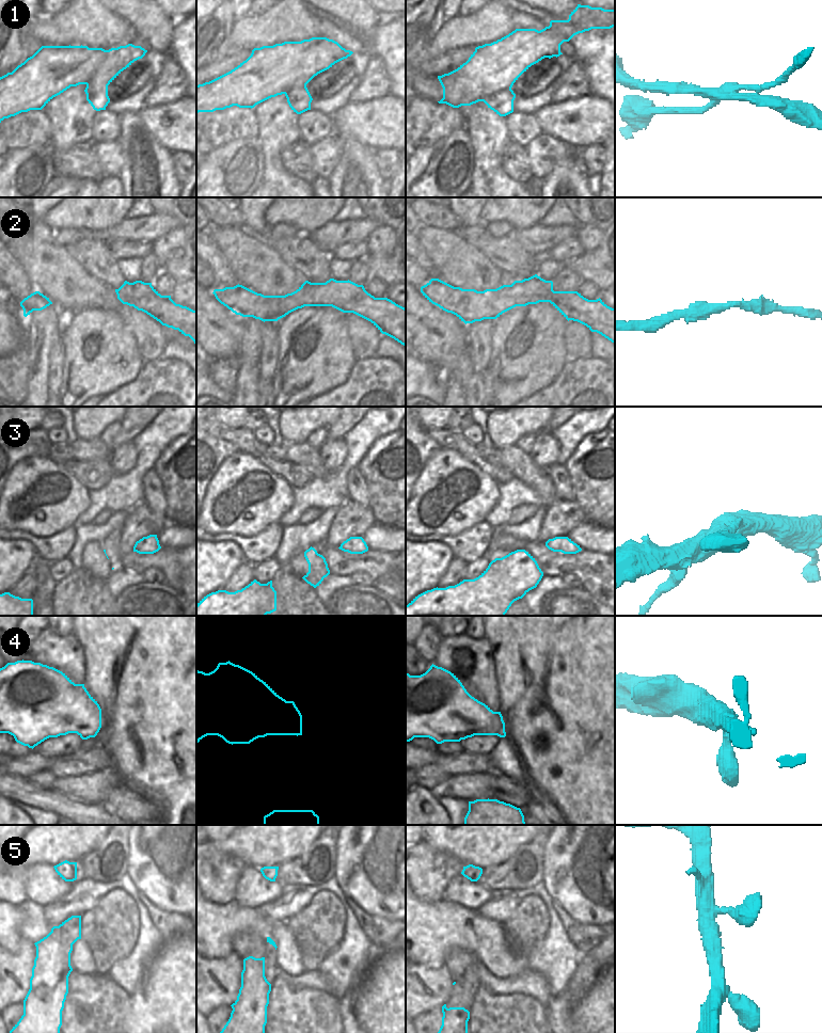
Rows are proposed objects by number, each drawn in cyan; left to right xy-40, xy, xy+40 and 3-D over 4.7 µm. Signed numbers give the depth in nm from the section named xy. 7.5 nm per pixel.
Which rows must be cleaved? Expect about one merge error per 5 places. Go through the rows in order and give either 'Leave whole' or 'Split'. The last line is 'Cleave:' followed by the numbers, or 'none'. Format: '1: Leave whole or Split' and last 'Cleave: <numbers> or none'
1: Split
2: Leave whole
3: Leave whole
4: Leave whole
5: Leave whole
Cleave: 1

